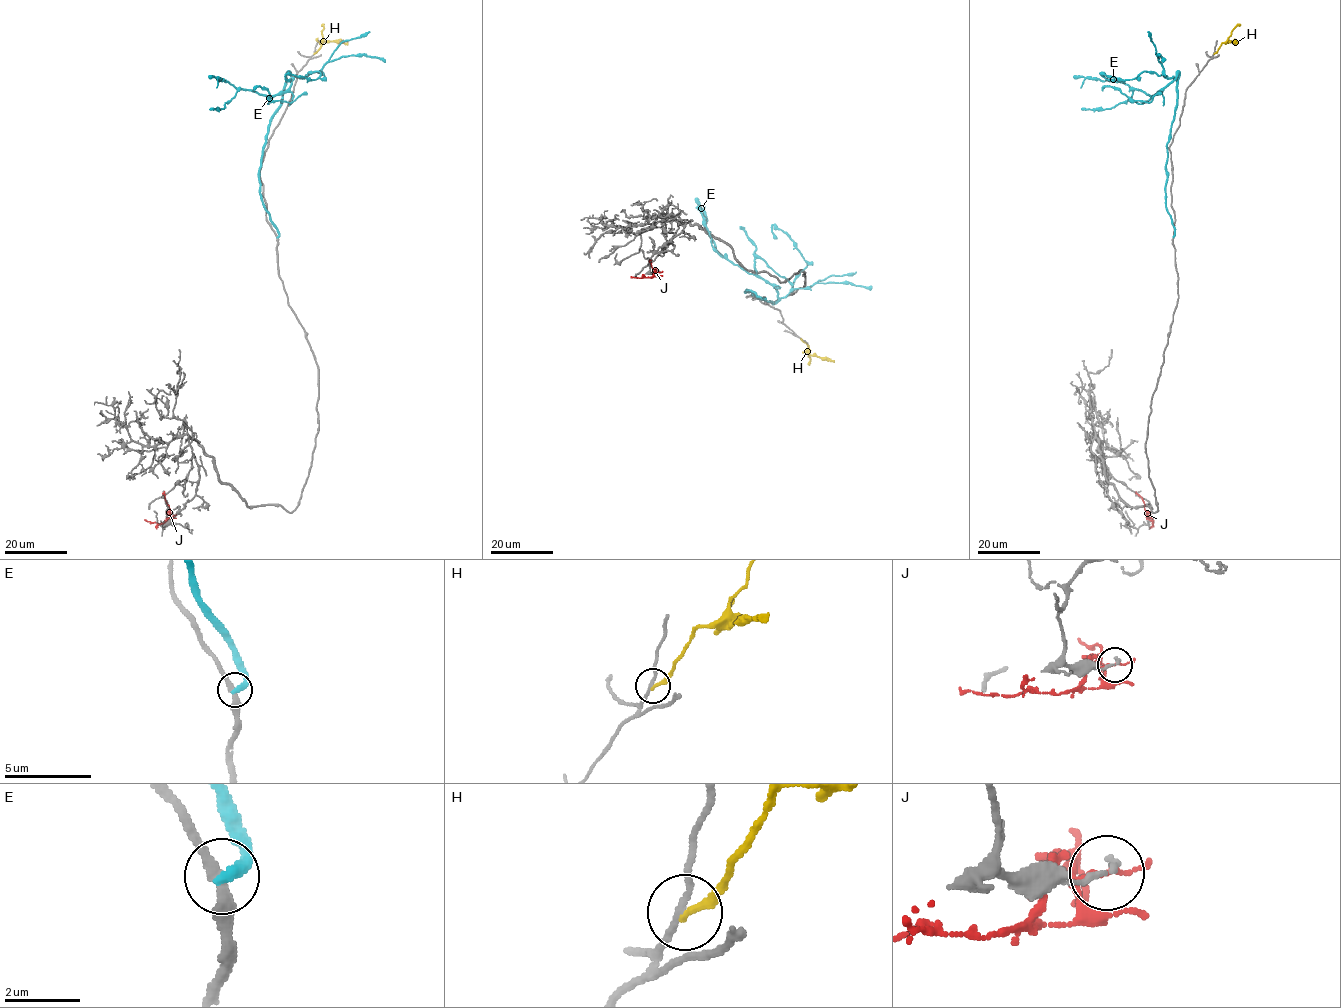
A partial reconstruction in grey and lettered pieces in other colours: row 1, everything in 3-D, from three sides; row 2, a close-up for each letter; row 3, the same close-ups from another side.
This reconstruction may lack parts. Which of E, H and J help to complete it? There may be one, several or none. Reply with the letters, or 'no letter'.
no letter

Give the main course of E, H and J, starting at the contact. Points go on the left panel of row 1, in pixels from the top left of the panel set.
E: (277, 237), (260, 194), (259, 166), (285, 75), (291, 77), (284, 92), (260, 95), (209, 76)
H: (314, 53), (323, 41), (348, 42)
J: (172, 516), (160, 524), (145, 519)

